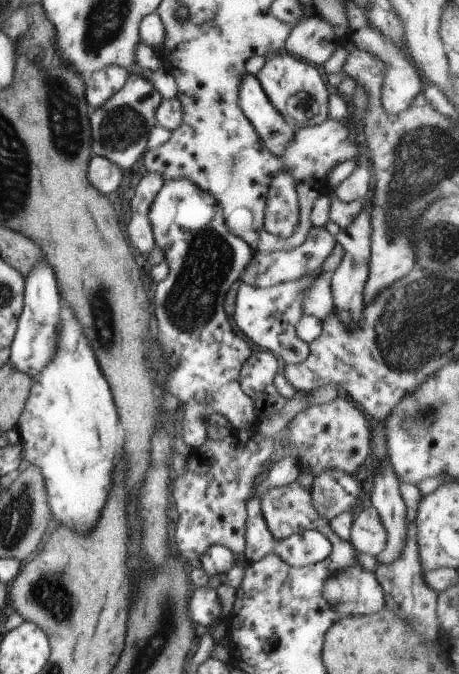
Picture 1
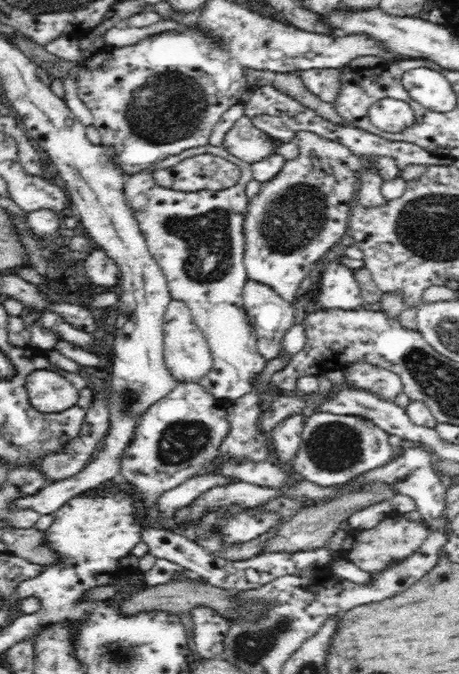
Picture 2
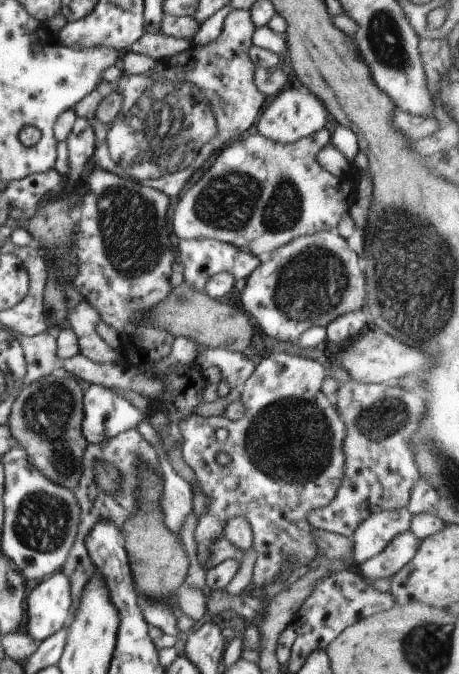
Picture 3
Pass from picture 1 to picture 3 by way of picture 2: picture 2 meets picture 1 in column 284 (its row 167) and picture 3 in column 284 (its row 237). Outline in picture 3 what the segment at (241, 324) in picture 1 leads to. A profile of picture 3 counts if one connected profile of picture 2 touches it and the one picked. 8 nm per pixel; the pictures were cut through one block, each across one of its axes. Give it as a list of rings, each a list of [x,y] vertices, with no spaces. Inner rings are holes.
[[[337,229],[317,232],[287,242],[278,247],[269,258],[262,260],[248,276],[240,292],[241,308],[252,318],[259,331],[280,342],[298,342],[299,336],[314,326],[325,327],[346,312],[360,311],[365,303],[365,274],[360,256],[340,236]]]

